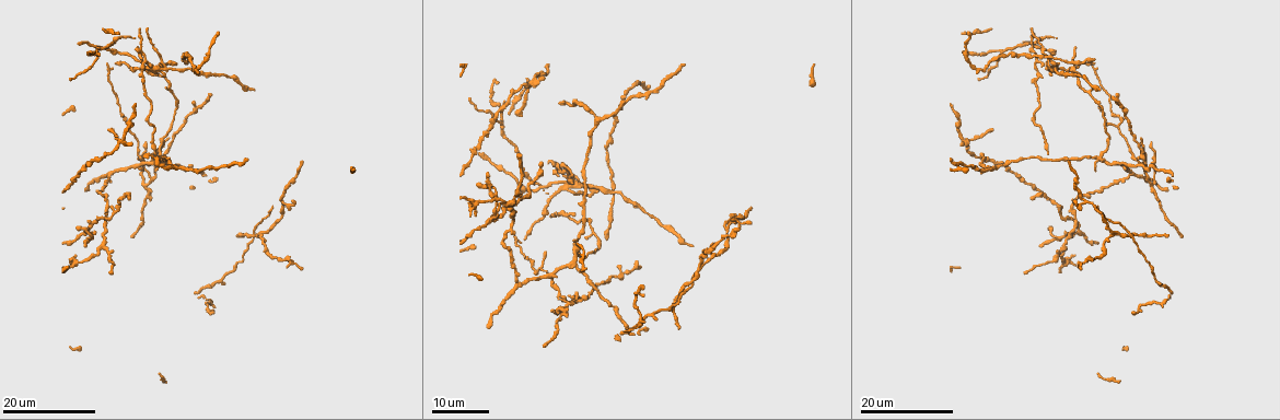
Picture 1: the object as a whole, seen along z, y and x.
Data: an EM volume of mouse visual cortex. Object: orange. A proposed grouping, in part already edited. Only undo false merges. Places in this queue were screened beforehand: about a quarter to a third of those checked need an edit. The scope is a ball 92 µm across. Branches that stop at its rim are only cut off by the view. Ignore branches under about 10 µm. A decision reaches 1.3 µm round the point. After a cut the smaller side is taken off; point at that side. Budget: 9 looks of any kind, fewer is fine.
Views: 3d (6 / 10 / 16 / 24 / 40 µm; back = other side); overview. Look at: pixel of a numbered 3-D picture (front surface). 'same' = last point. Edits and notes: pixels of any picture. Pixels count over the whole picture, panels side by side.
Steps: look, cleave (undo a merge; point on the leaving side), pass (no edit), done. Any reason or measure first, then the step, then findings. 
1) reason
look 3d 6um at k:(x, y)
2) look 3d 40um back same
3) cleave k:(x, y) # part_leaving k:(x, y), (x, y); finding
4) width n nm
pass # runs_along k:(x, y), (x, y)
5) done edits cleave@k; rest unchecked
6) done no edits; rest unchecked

side arm on a straight run
look 3d 24um at 1:(1076, 218)

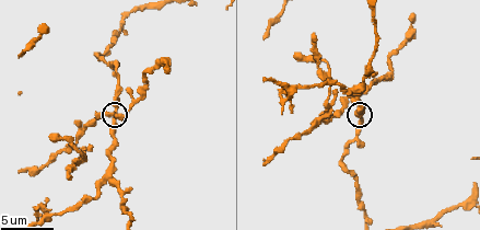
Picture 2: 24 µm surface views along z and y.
look 3d 6um same

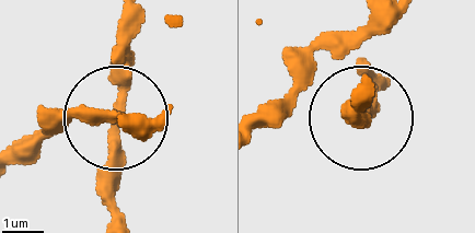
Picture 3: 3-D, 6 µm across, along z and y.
arms 3
pass # all the same neuron

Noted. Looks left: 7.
looks like a crossing
look 3d 24um at 1:(1131, 235)

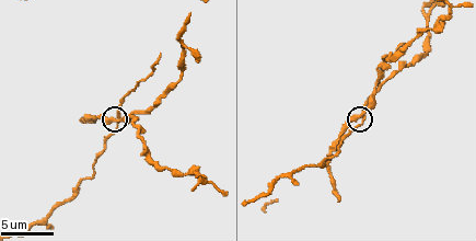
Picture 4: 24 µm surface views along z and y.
look 3d 6um at 4:(364, 121)

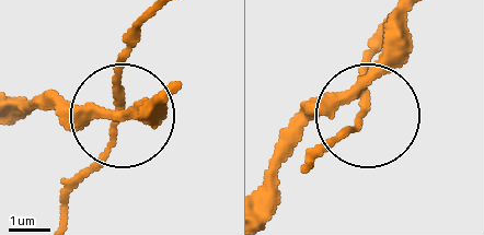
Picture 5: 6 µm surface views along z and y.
pass # all the same neuron

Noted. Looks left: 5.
four arms meet
look 3d 6um at 2:(111, 180)

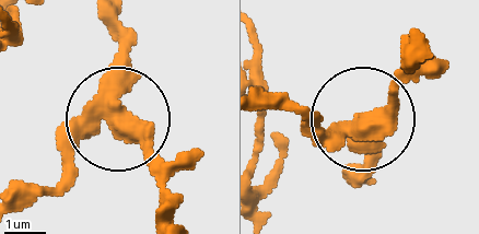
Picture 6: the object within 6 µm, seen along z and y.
width 410 nm
pass # runs_along 6:(117, 20), (120, 114), (176, 195); one neuron here

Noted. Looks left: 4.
looks like a crossing
look 3d 16um at 1:(1102, 154)

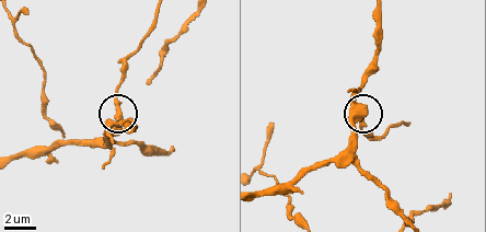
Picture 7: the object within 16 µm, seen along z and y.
look 3d 6um same

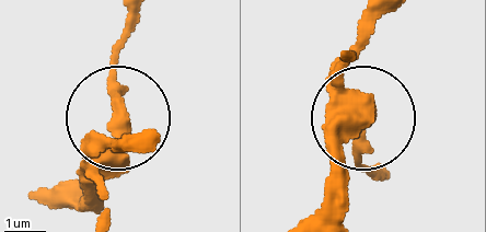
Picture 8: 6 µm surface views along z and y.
side_arm 71 um
cleave 8:(113, 99) # part_leaving 8:(350, 86), (371, 171); a second neuron is stuck on

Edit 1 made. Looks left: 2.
done edits cleave@8; rest unchecked

